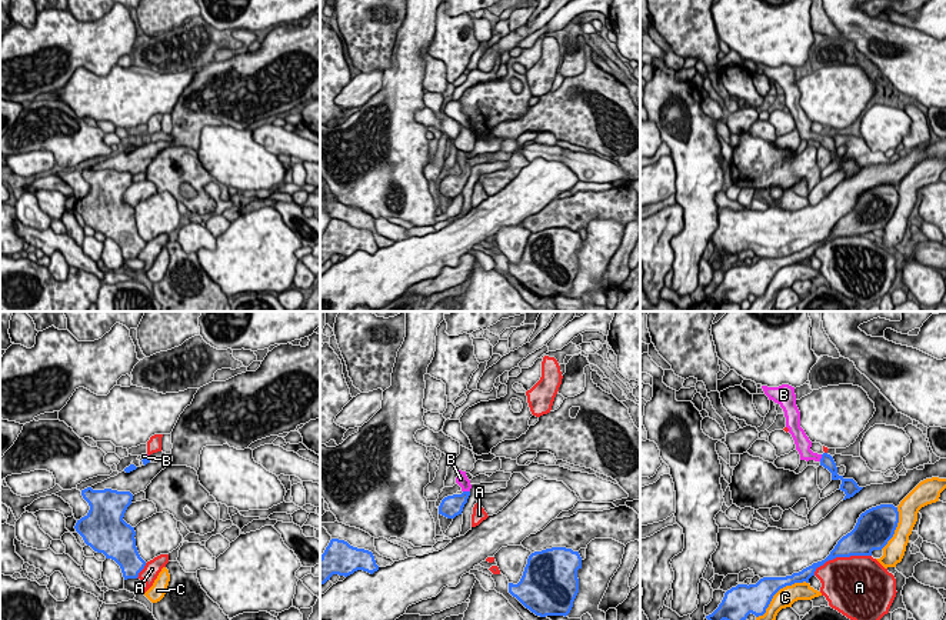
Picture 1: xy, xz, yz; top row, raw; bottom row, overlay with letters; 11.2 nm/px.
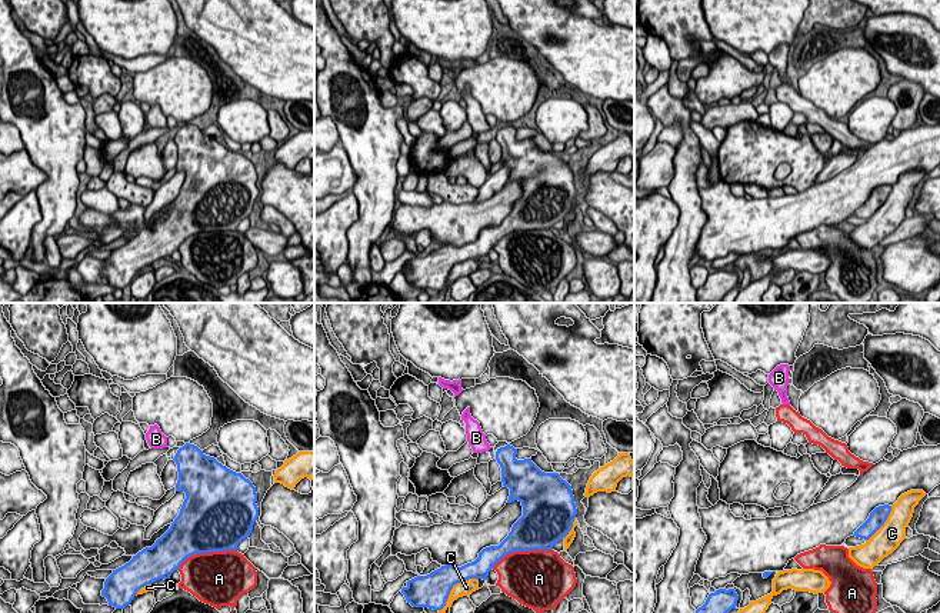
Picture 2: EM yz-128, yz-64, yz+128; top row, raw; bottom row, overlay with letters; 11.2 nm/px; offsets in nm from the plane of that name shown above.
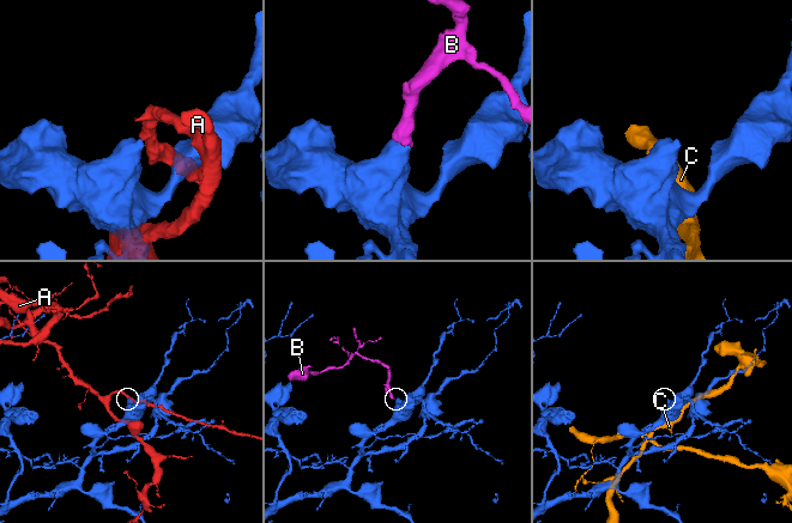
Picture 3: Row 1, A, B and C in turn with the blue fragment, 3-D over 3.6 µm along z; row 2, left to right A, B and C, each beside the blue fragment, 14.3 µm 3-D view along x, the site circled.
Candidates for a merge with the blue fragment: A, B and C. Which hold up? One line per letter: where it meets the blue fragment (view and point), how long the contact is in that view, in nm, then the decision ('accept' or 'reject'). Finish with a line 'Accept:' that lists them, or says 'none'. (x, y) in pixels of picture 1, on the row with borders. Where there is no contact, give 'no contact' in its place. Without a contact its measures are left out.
A: yz (840, 556) | 700 nm | reject
B: xz (466, 492) | 80 nm | accept
C: yz (778, 590) | 700 nm | reject
Accept: B

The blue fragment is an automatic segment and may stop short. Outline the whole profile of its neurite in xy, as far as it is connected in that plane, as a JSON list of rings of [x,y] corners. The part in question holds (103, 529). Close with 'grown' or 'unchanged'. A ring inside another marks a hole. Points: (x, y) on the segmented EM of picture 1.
[[[87,487],[81,490],[81,496],[89,503],[90,510],[77,520],[76,531],[94,551],[114,560],[120,566],[124,580],[137,579],[146,561],[137,551],[134,527],[123,520],[133,494]]] | unchanged

